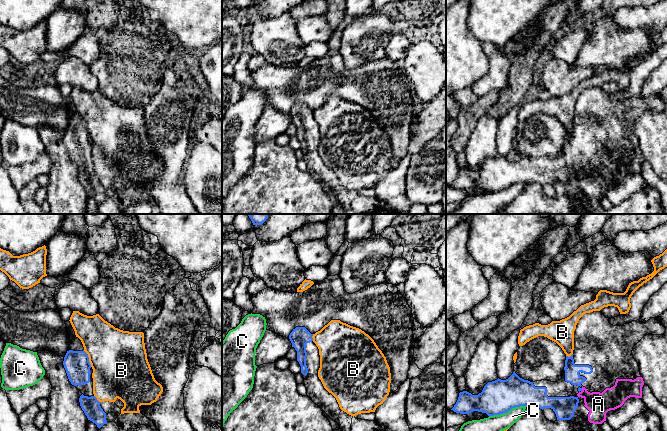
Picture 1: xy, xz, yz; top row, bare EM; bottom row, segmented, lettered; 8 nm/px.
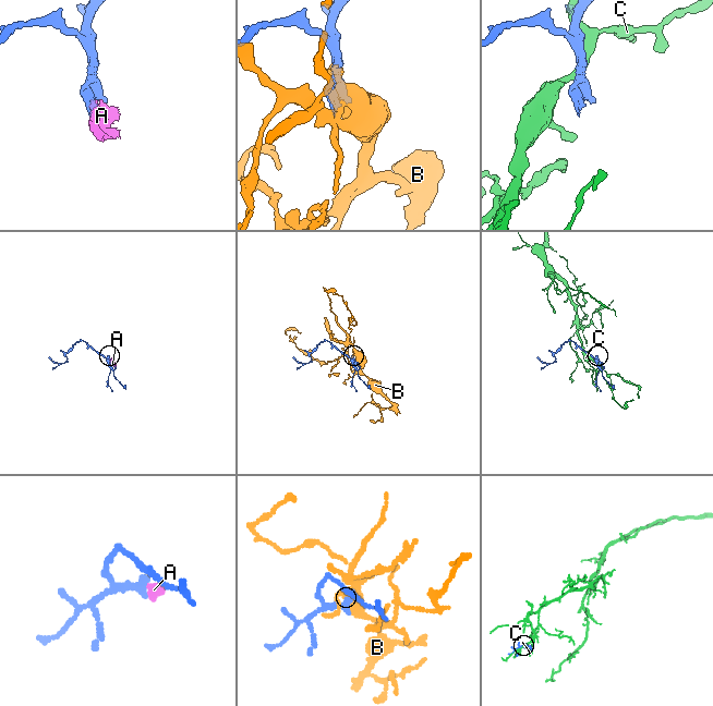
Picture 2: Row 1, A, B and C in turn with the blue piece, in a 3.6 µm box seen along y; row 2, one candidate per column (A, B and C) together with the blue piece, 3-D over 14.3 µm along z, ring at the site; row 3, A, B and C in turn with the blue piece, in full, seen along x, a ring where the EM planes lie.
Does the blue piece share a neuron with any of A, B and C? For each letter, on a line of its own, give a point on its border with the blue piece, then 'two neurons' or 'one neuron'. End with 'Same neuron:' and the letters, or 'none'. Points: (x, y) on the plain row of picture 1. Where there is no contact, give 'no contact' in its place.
A: yz (581, 165) | one neuron
B: xy (88, 134) | two neurons
C: yz (507, 187) | two neurons
Same neuron: A

